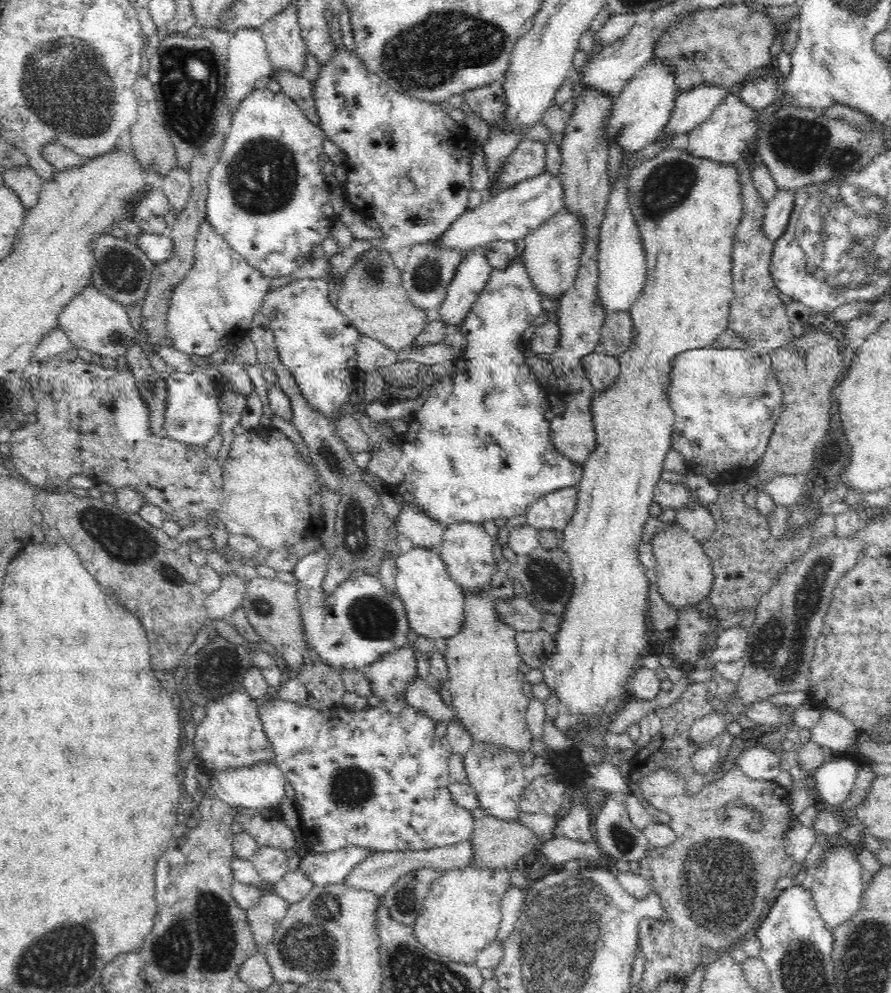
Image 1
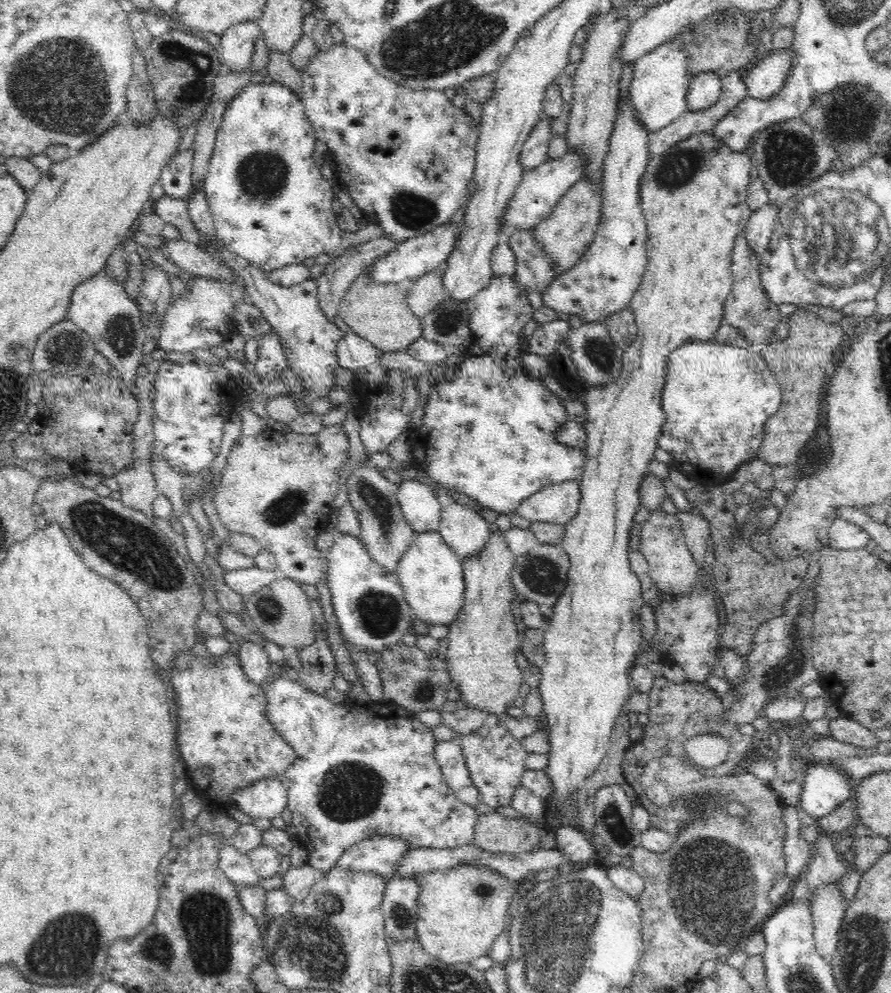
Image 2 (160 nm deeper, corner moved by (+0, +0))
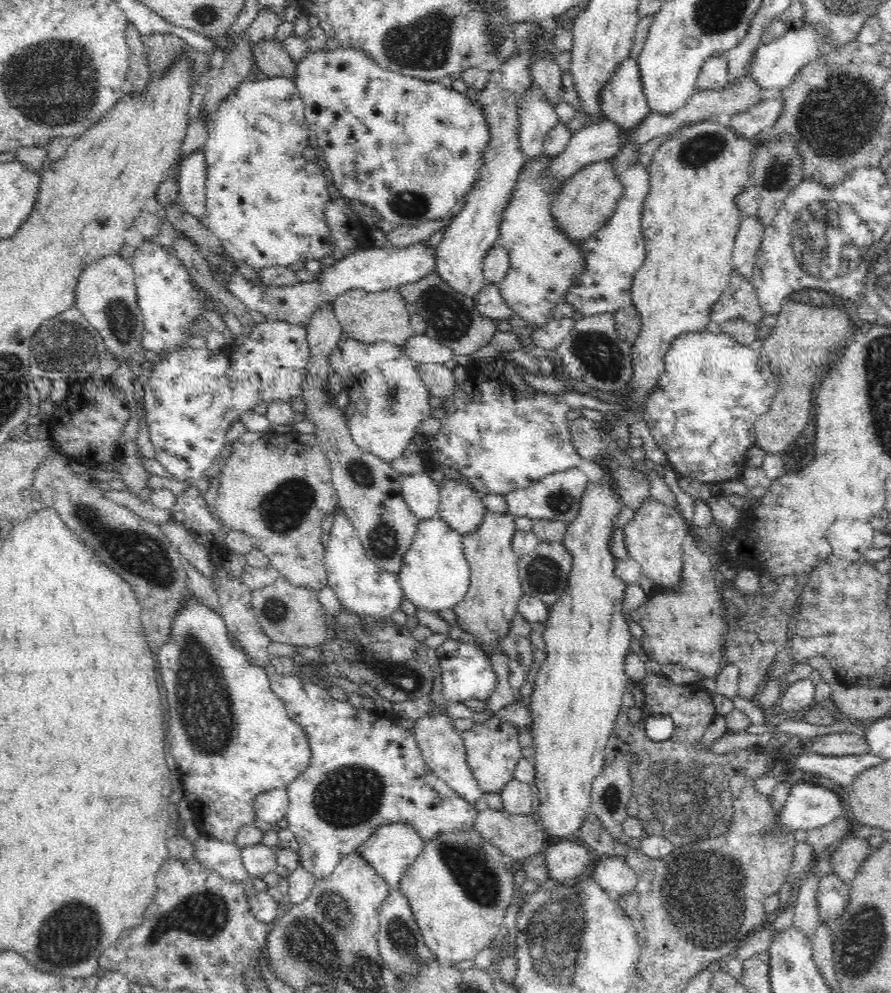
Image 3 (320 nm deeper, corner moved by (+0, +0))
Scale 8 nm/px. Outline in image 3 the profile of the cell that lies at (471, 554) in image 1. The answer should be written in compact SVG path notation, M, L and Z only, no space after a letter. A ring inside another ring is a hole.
M446 478L439 486L440 500L438 513L462 537L476 532L484 520L486 509L478 494L468 481L457 482Z

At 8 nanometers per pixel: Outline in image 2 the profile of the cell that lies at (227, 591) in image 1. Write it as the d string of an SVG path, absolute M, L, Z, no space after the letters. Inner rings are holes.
M256 566L224 572L226 585L240 594L242 598L248 598L262 588L268 587L278 577L279 572L277 570L262 570Z

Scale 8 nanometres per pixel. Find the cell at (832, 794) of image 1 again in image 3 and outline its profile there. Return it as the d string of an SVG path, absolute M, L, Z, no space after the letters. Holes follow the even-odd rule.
M795 777L782 810L777 814L779 830L795 833L826 826L842 816L842 801L830 789Z

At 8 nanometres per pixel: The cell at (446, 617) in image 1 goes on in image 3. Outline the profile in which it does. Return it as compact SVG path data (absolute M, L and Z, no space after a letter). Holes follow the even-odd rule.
M438 512L428 520L422 520L417 527L410 548L402 560L398 572L404 598L416 608L438 613L446 608L453 609L468 593L470 563L463 549L463 537L444 523Z

